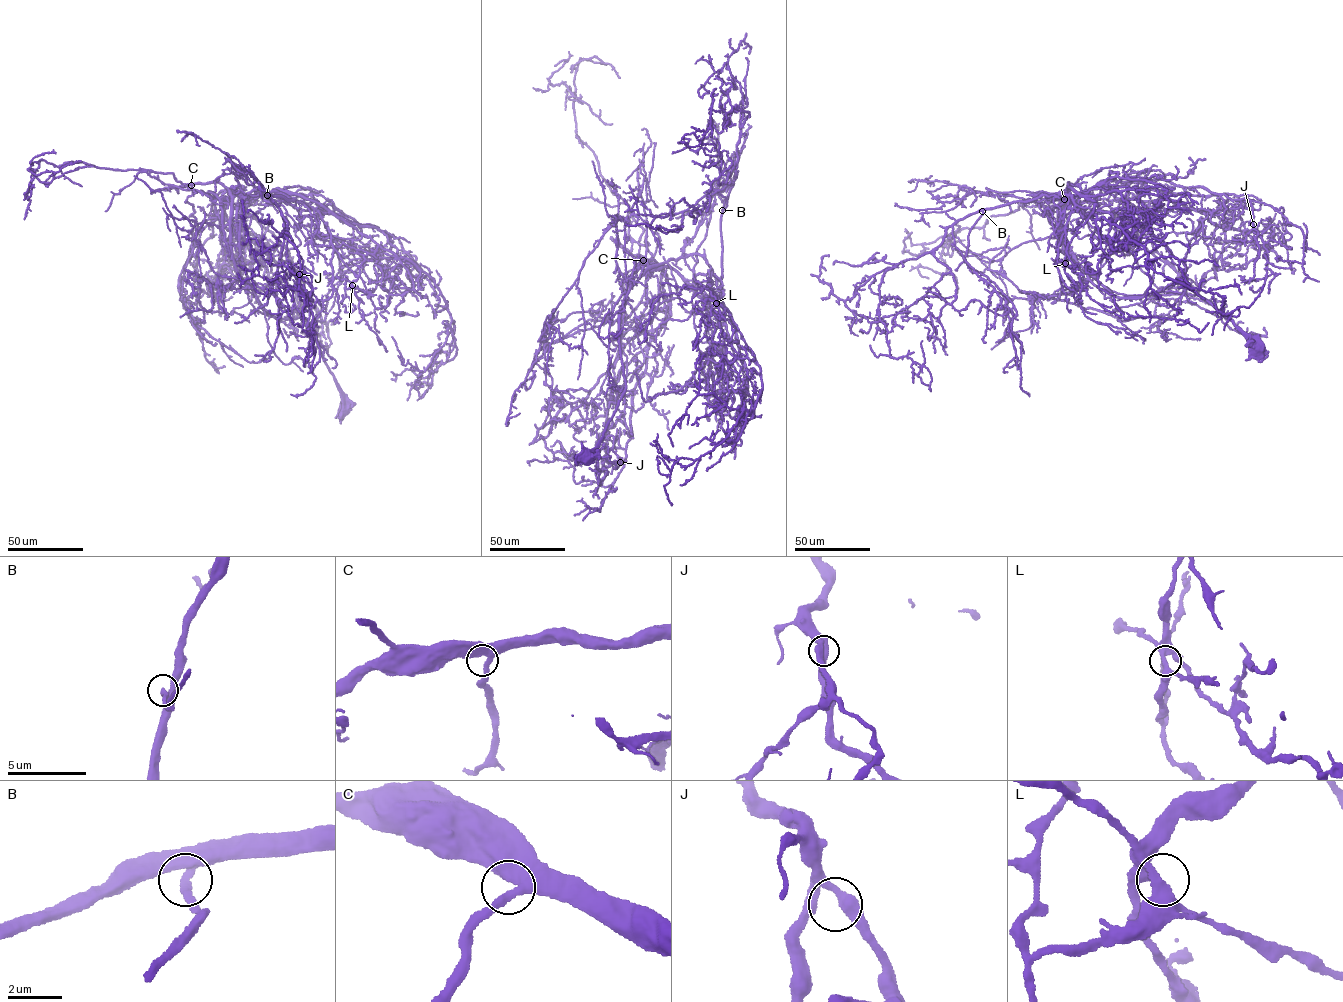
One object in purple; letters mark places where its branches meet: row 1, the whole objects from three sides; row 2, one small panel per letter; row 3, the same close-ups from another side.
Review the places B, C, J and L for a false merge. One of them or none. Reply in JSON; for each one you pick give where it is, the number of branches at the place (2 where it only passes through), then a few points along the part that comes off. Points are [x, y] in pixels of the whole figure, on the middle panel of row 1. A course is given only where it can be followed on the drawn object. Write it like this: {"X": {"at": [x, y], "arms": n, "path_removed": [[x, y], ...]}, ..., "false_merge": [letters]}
{"false_merge": []}

